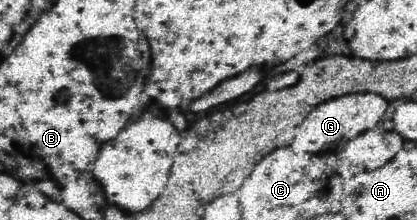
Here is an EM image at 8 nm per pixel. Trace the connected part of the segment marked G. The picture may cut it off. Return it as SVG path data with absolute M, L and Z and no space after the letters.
M351 93L343 97L335 97L331 101L321 103L315 107L303 123L297 127L295 133L295 147L307 153L321 153L321 151L331 151L343 147L349 139L361 135L363 131L373 129L385 115L387 111L387 99L383 99L377 93Z

